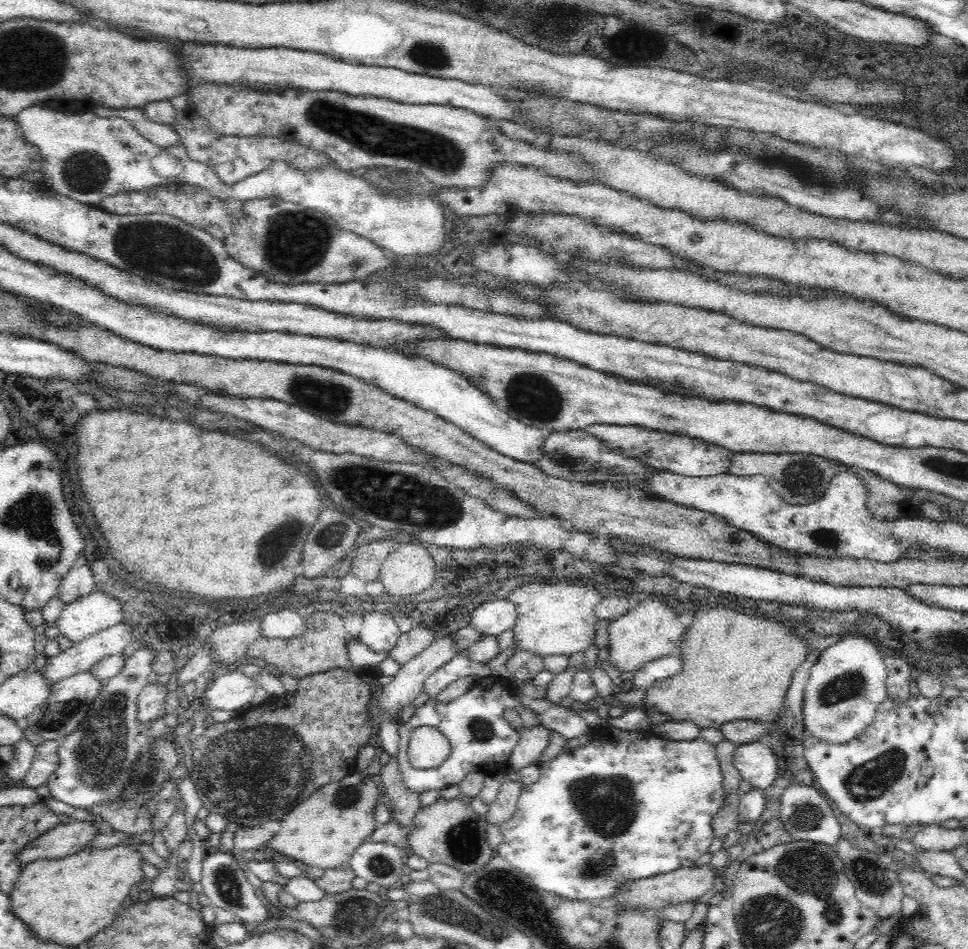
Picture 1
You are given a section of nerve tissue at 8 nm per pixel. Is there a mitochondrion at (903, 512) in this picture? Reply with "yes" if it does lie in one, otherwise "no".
no

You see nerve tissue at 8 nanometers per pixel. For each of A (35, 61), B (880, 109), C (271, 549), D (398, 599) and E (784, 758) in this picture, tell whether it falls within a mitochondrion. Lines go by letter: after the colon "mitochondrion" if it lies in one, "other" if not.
A: mitochondrion
B: other
C: mitochondrion
D: other
E: other

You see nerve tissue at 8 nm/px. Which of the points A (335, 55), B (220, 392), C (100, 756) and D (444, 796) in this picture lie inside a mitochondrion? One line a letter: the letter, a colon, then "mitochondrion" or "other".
A: other
B: other
C: mitochondrion
D: other

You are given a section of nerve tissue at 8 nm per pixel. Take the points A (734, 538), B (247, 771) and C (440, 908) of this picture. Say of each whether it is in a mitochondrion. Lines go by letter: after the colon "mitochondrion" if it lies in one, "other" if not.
A: other
B: mitochondrion
C: mitochondrion

